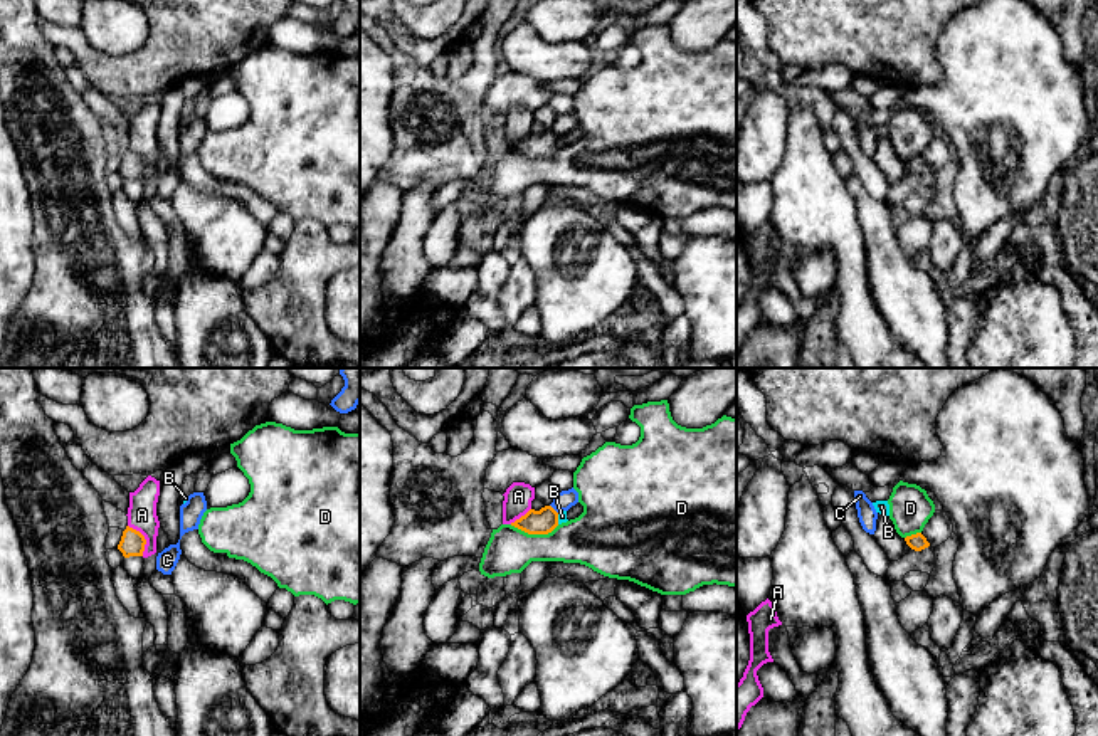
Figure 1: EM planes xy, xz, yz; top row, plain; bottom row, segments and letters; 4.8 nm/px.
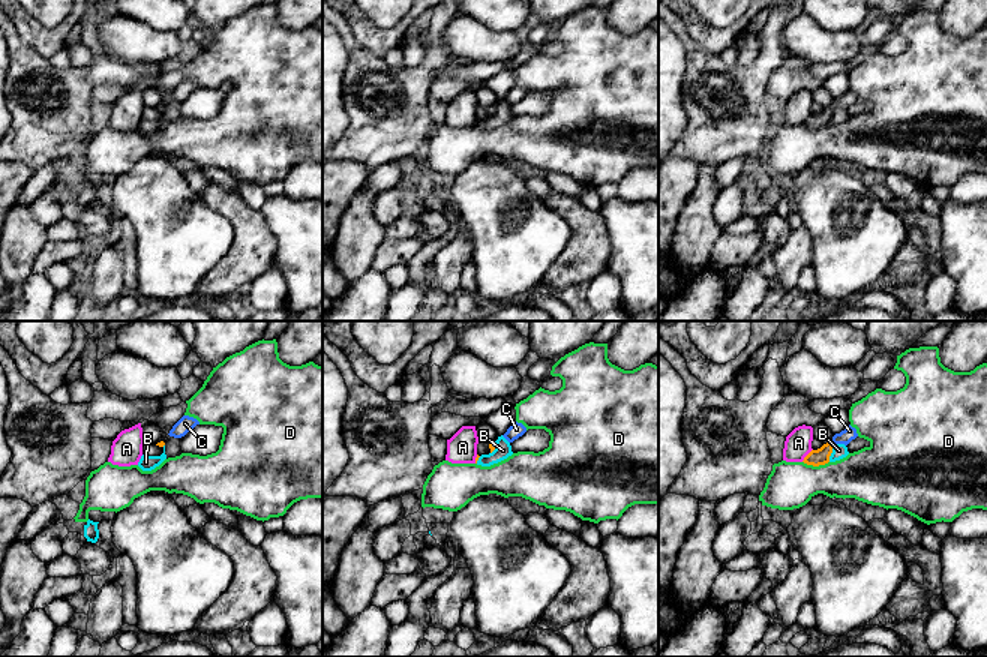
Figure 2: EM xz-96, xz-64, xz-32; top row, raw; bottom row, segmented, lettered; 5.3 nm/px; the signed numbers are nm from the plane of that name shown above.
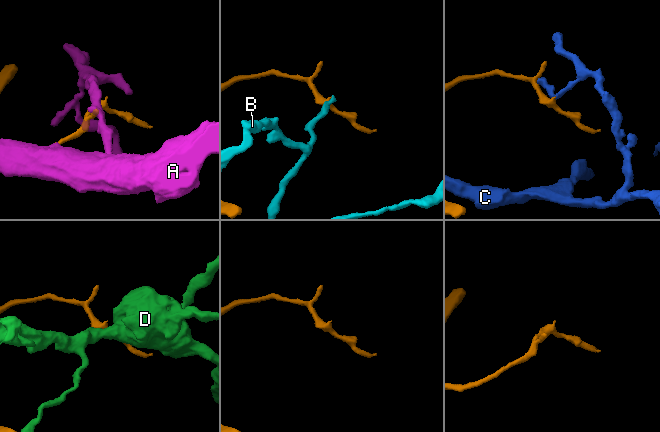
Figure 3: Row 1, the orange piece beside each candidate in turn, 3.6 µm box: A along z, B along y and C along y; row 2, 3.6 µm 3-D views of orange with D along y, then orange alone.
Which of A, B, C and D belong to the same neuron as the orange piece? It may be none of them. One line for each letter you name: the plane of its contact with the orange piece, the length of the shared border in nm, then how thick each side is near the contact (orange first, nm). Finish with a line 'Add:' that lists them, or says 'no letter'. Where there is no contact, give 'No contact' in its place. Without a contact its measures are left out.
Add: no letter

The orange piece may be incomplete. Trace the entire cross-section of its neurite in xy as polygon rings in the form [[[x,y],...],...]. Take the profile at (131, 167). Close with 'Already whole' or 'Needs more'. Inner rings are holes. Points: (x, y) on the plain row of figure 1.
[[[126,150],[118,168],[118,173],[123,176],[124,181],[143,180],[145,168],[146,168],[145,160],[140,155]]]. Already whole

